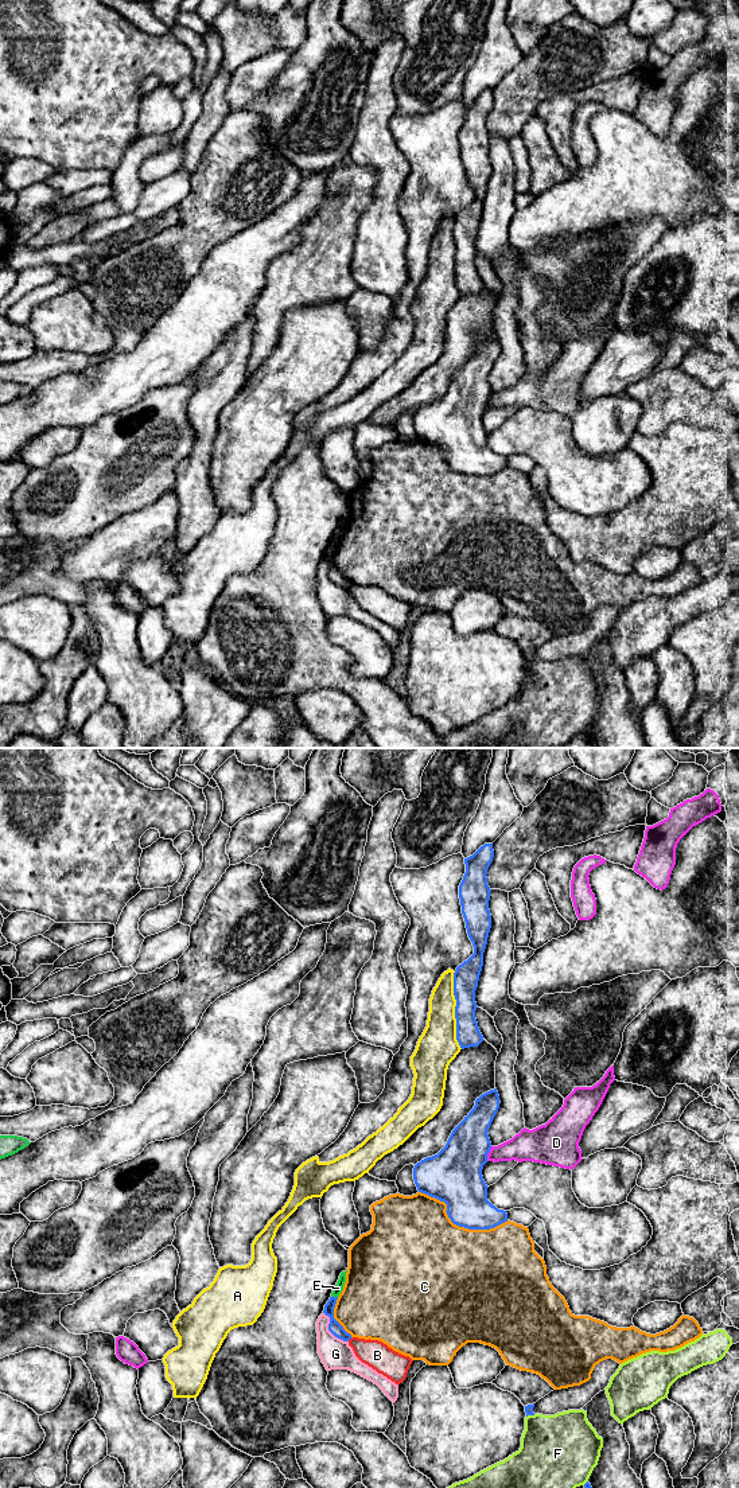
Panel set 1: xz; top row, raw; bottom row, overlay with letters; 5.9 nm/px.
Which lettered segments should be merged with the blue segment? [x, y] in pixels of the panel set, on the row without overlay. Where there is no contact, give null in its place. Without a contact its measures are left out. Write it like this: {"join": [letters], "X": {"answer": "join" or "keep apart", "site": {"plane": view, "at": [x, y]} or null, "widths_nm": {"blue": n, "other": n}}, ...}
{"join": [], "A": {"answer": "keep apart", "site": {"plane": "xz", "at": [455, 257]}, "widths_nm": {"blue": 150, "other": 240}}, "B": {"answer": "keep apart", "site": {"plane": "xz", "at": [349, 585]}, "widths_nm": {"blue": 80, "other": 160}}, "C": {"answer": "keep apart", "site": {"plane": "xz", "at": [458, 471]}, "widths_nm": {"blue": 280, "other": 480}}, "D": {"answer": "keep apart", "site": {"plane": "xz", "at": [487, 400]}, "widths_nm": {"blue": 320, "other": 190}}, "E": {"answer": "keep apart", "site": {"plane": "xz", "at": [334, 544]}, "widths_nm": {"blue": 80, "other": 60}}, "F": {"answer": "keep apart", "site": {"plane": "xz", "at": [531, 661]}, "widths_nm": {"blue": 50, "other": 400}}, "G": {"answer": "keep apart", "site": {"plane": "xz", "at": [330, 577]}, "widths_nm": {"blue": 80, "other": 190}}}

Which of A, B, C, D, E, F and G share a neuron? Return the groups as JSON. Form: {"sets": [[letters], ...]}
{"sets": [["A"], ["B"], ["C"], ["D"], ["E"], ["F"], ["G"]]}

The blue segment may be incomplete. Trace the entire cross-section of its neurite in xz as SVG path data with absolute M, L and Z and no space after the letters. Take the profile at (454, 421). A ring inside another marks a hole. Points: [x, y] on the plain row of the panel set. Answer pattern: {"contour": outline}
{"contour": "M497 335L482 340L446 393L413 414L417 437L444 448L451 468L468 476L490 476L507 468L506 457L487 447L482 422L491 396L487 378L499 350Z"}

